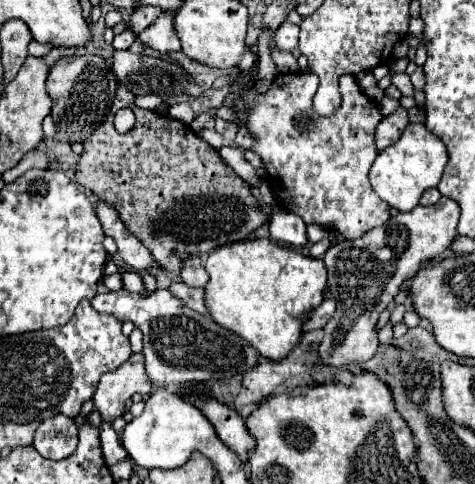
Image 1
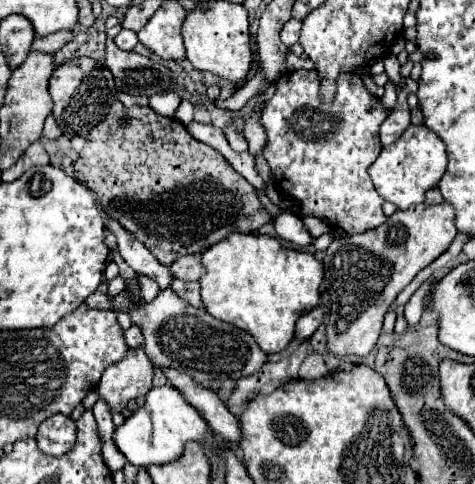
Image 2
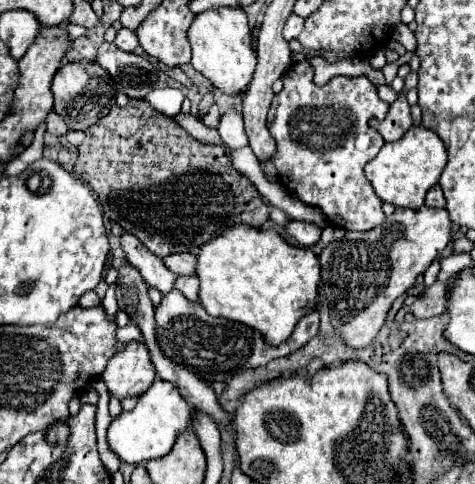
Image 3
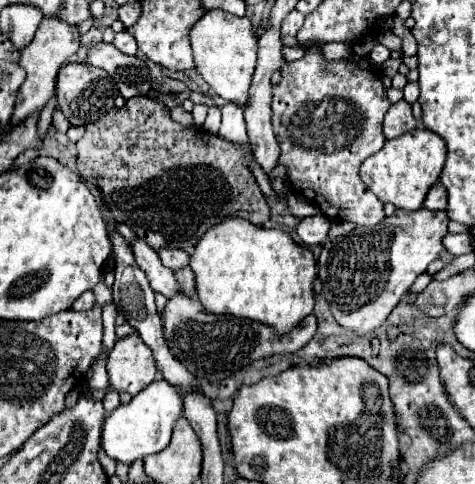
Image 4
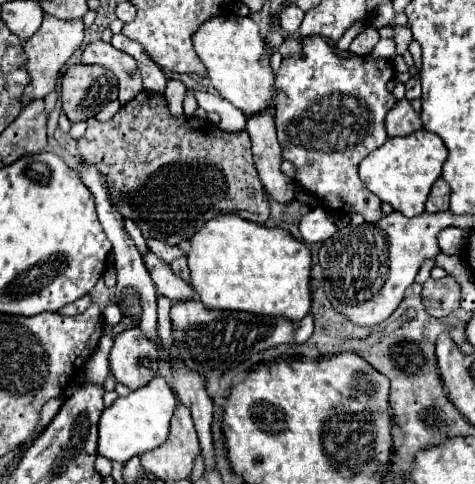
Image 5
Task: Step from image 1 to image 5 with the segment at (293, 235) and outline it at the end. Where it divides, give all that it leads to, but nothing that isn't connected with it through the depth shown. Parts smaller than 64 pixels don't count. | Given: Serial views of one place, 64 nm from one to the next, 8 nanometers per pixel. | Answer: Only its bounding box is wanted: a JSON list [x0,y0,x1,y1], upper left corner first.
[298,206,338,244]

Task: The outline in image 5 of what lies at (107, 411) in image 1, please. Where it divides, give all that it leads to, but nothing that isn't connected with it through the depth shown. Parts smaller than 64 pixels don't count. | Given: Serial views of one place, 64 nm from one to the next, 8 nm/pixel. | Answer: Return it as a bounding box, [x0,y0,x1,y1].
[110,328,158,390]

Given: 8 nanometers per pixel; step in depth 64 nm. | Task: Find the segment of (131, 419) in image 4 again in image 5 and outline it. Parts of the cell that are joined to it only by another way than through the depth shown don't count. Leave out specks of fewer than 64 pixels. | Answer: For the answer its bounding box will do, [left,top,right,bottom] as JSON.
[98,378,176,464]

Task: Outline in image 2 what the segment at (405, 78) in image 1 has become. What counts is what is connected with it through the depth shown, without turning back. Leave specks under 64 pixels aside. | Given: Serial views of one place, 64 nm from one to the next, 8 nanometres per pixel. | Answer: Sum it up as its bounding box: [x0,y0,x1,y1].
[384,53,404,87]

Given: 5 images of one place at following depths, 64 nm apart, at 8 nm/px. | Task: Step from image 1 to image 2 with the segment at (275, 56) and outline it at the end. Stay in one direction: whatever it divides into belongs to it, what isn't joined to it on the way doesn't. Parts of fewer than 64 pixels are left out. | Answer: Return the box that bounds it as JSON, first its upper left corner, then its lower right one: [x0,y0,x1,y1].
[286,52,314,72]

